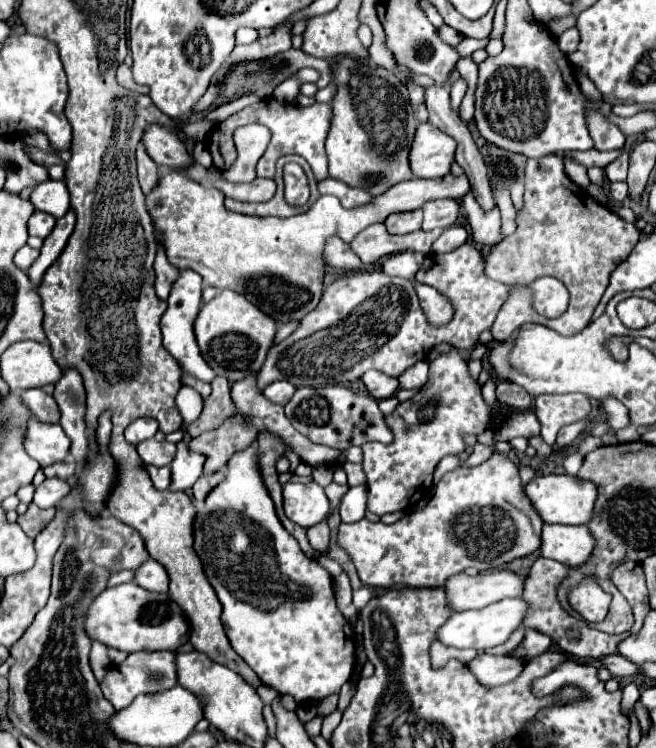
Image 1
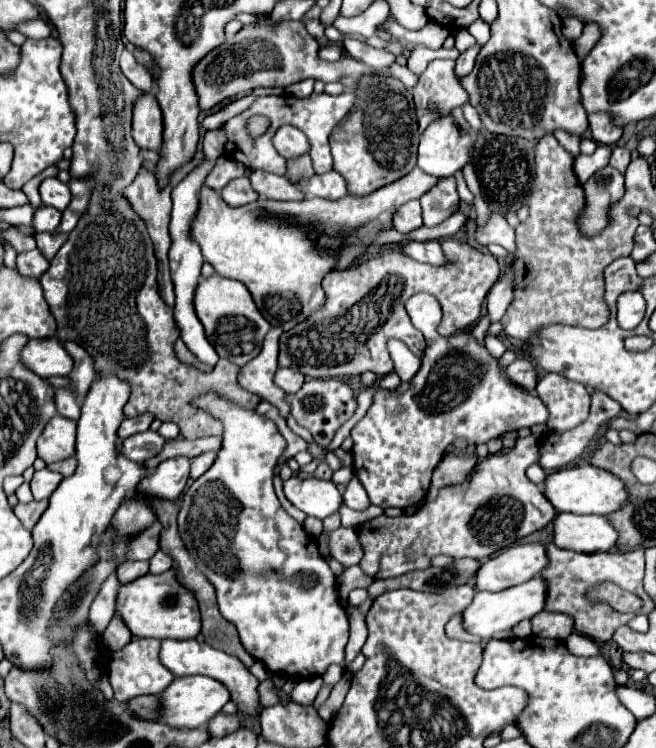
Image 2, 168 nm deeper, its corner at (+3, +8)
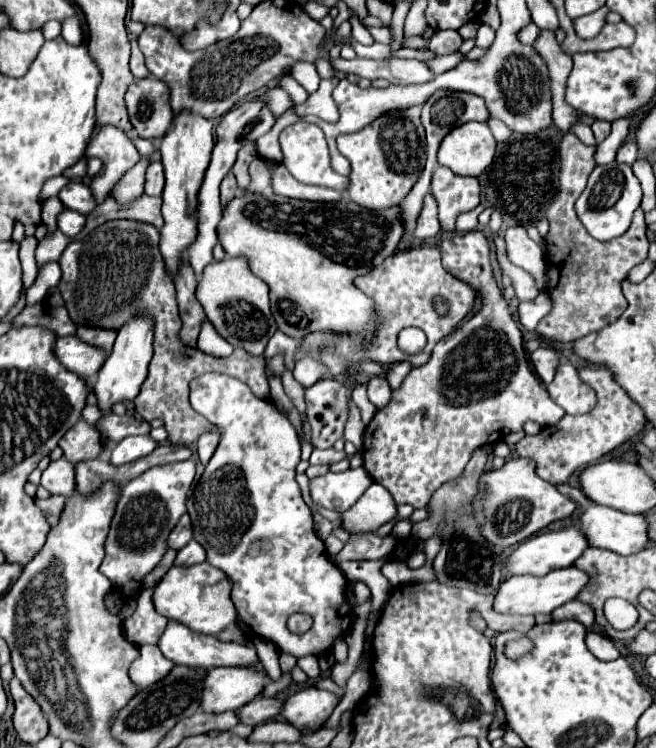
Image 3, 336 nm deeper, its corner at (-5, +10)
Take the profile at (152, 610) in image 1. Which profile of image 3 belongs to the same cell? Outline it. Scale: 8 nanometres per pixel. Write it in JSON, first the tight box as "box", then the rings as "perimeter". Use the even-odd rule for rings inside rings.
{"box":[154,563,238,635],"perimeter":[[[210,563],[192,565],[192,567],[172,567],[154,589],[154,607],[160,615],[176,619],[198,633],[216,635],[226,627],[236,625],[238,613],[230,599],[232,585],[224,571],[212,567]]]}

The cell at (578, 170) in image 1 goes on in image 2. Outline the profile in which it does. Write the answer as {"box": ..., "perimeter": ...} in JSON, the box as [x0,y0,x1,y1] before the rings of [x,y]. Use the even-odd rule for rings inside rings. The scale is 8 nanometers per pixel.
{"box":[554,131,580,159],"perimeter":[[[554,131],[554,137],[558,139],[558,143],[562,145],[562,147],[566,147],[566,151],[574,157],[574,159],[578,159],[578,155],[580,155],[580,137],[576,137],[576,135],[570,135],[570,133],[566,133],[566,131]]]}

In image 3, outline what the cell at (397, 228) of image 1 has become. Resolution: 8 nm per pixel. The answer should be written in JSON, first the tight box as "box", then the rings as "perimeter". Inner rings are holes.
{"box":[414,193,442,239],"perimeter":[[[428,193],[428,197],[424,199],[424,213],[420,213],[420,221],[416,227],[414,237],[418,239],[430,239],[436,237],[442,231],[440,221],[438,221],[438,205],[432,193]]]}

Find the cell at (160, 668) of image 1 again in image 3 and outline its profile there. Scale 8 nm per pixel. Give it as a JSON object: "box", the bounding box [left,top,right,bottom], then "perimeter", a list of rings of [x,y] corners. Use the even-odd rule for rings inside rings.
{"box":[130,645,172,689],"perimeter":[[[142,645],[140,647],[140,657],[132,663],[130,669],[130,677],[132,681],[136,681],[136,685],[140,689],[160,681],[160,677],[164,677],[164,673],[168,673],[168,669],[172,669],[172,661],[168,661],[160,649],[156,645]]]}

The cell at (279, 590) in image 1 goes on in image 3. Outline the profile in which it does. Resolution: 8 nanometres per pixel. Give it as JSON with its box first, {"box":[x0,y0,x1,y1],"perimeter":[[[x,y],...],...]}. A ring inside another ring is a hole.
{"box":[188,373,352,657],"perimeter":[[[208,373],[208,375],[200,375],[196,377],[192,383],[190,383],[190,403],[192,407],[204,415],[212,425],[218,427],[220,431],[220,443],[212,455],[212,459],[208,461],[198,485],[194,487],[194,493],[192,497],[188,499],[188,515],[192,519],[192,527],[194,527],[194,539],[204,545],[206,553],[208,553],[208,563],[222,569],[230,581],[232,581],[232,601],[238,609],[238,615],[240,619],[244,619],[252,631],[268,641],[272,641],[280,651],[284,653],[292,653],[294,657],[304,657],[304,655],[320,655],[328,649],[332,649],[334,641],[338,637],[342,637],[346,633],[346,629],[350,629],[352,625],[352,607],[348,605],[346,601],[346,577],[340,573],[340,569],[336,567],[334,561],[328,559],[328,553],[326,553],[326,547],[324,543],[316,537],[314,533],[314,521],[312,521],[312,511],[310,507],[304,503],[302,499],[302,493],[300,493],[300,487],[296,483],[296,465],[300,463],[300,441],[298,441],[298,435],[296,435],[296,429],[292,427],[292,423],[288,421],[286,415],[282,415],[276,405],[270,401],[270,399],[258,399],[250,389],[248,385],[244,385],[242,381],[234,379],[234,377],[226,377],[226,375],[218,375],[218,373]],[[294,613],[308,613],[314,623],[312,623],[312,629],[302,633],[302,635],[294,635],[288,631],[288,617],[294,615]]]}

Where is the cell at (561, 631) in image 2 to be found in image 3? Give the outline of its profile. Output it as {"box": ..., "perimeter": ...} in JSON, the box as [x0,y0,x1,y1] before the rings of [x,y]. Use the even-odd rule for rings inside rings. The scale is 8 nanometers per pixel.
{"box":[552,599,594,629],"perimeter":[[[576,599],[576,601],[570,601],[568,605],[562,605],[560,609],[554,609],[552,619],[558,619],[558,621],[562,621],[562,619],[576,619],[584,627],[590,629],[592,623],[594,623],[594,609],[588,603]]]}

